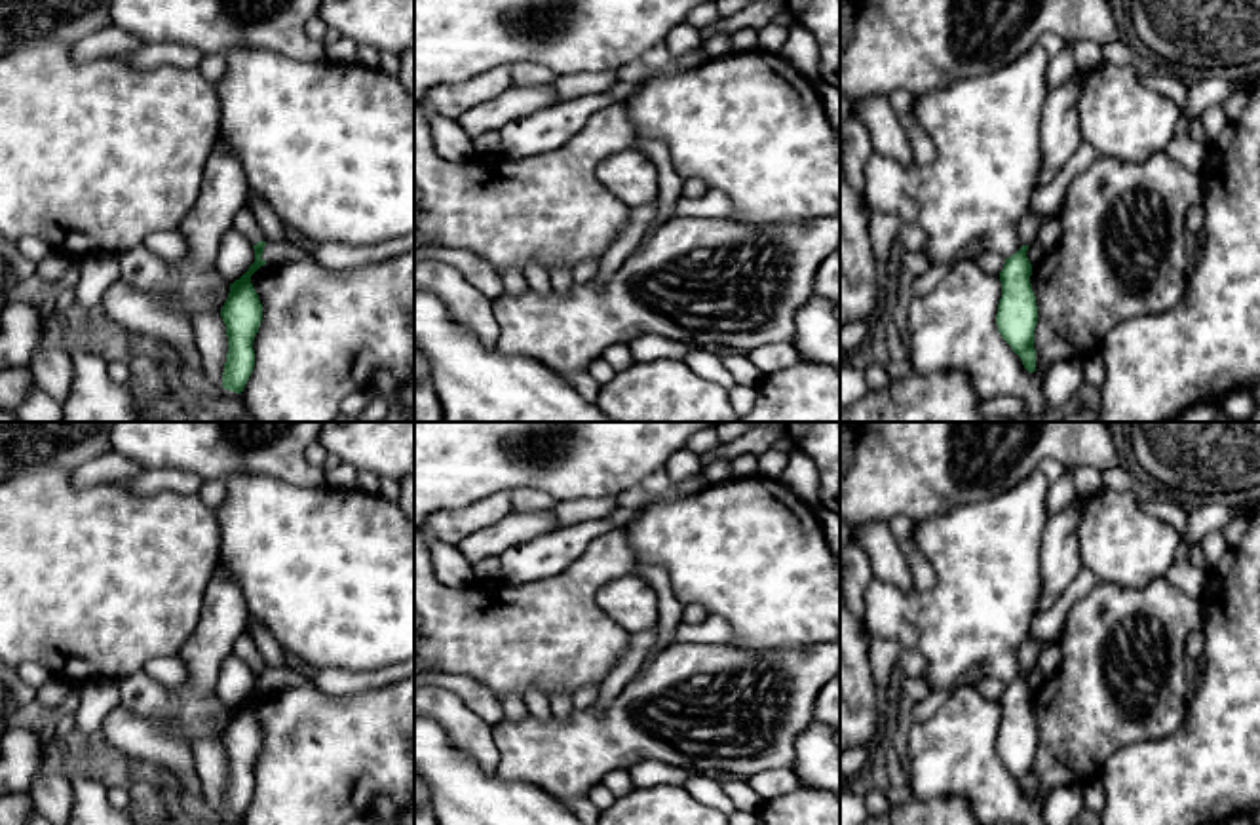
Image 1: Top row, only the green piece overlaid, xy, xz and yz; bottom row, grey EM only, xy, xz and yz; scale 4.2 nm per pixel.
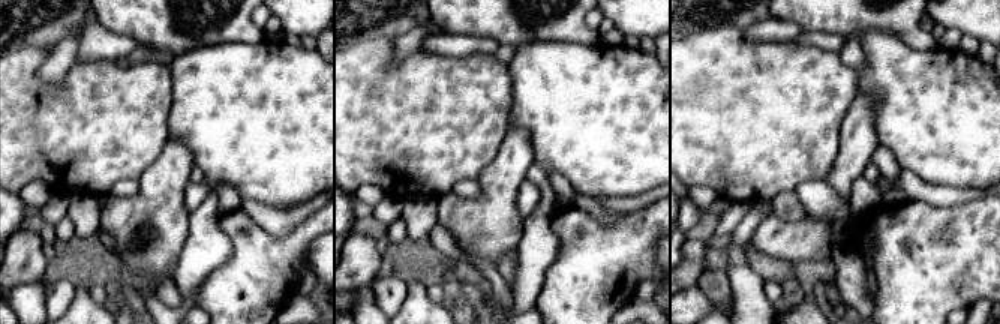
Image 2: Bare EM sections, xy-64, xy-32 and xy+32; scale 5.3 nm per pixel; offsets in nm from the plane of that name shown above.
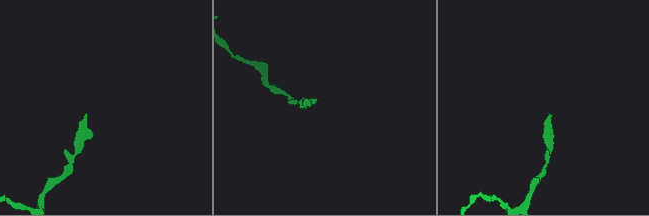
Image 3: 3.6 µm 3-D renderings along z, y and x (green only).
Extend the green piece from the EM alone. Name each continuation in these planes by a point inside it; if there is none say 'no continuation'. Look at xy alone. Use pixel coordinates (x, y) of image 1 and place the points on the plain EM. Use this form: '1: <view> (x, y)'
1: xy (244, 649)

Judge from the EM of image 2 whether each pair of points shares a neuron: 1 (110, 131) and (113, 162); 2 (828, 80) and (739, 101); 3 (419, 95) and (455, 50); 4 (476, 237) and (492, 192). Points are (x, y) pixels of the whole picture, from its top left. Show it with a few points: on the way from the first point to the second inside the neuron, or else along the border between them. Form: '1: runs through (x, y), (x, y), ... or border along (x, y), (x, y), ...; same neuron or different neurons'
1: runs through (113, 138), (113, 155); same neuron
2: runs through (805, 92), (789, 101), (762, 101); same neuron
3: border along (419, 48), (447, 56), (485, 54); different neurons
4: runs through (486, 227), (492, 219), (492, 203); same neuron

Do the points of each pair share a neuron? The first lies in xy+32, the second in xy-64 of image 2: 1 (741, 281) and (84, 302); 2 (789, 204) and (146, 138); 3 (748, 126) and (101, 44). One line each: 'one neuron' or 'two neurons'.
1: one neuron
2: two neurons
3: two neurons

